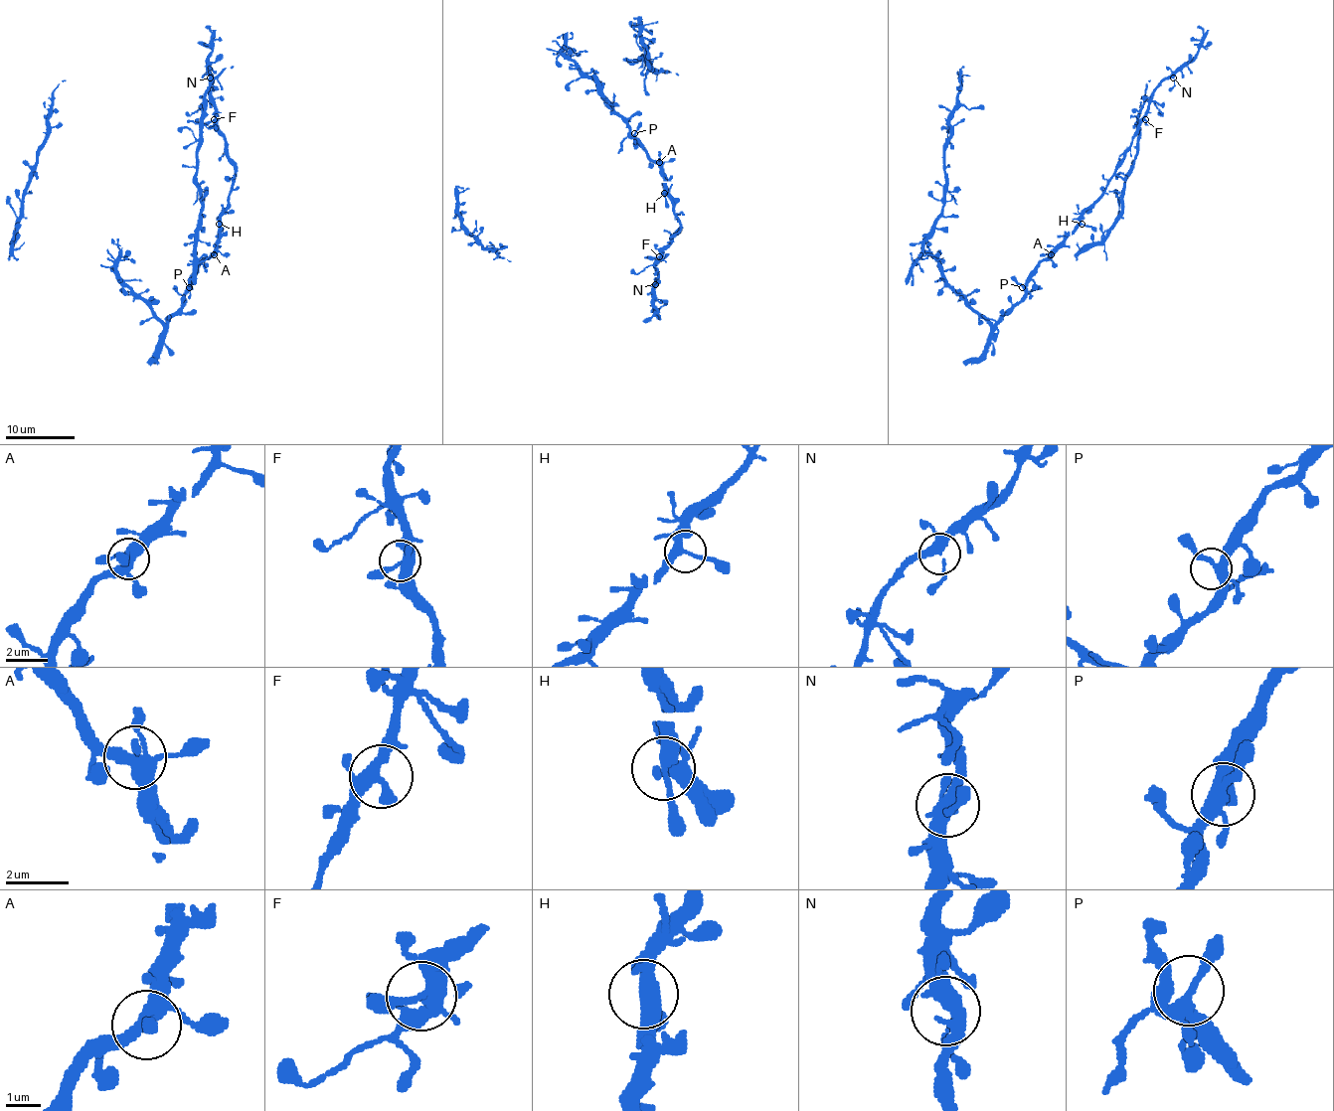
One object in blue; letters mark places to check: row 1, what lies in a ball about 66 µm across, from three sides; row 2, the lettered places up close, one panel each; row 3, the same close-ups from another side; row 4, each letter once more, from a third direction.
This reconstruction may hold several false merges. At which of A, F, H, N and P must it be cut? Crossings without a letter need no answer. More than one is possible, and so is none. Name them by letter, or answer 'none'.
none

